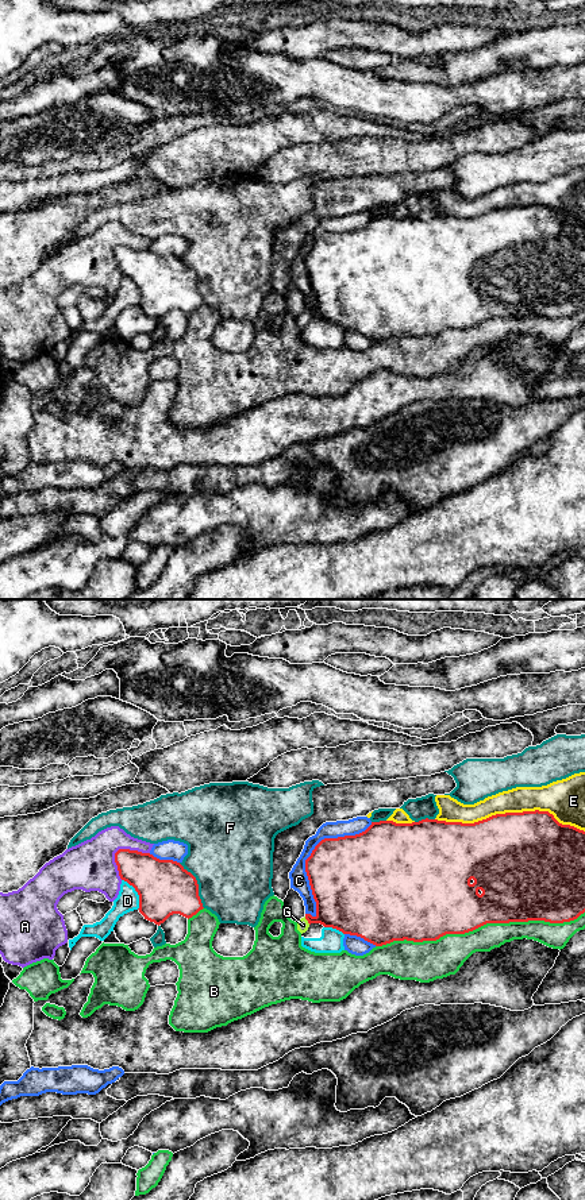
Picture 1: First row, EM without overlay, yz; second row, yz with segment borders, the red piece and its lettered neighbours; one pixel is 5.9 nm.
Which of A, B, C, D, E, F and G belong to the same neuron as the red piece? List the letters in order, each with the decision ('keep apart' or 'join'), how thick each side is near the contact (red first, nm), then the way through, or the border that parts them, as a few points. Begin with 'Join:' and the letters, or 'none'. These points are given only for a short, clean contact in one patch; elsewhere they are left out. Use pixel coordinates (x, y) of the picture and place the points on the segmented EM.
Join: G
A: keep apart | 240/300 nm
B: keep apart | 360/200 nm
C: keep apart | 460/110 nm
D: keep apart | 320/130 nm
E: keep apart | 500/160 nm
F: keep apart | 320/480 nm
G: join | 340/70 nm | across yz (345, 902), (318, 919), (307, 919), (303, 925)

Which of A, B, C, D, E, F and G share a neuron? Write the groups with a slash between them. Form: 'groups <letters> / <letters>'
groups A / B / C / D / E / F / G

